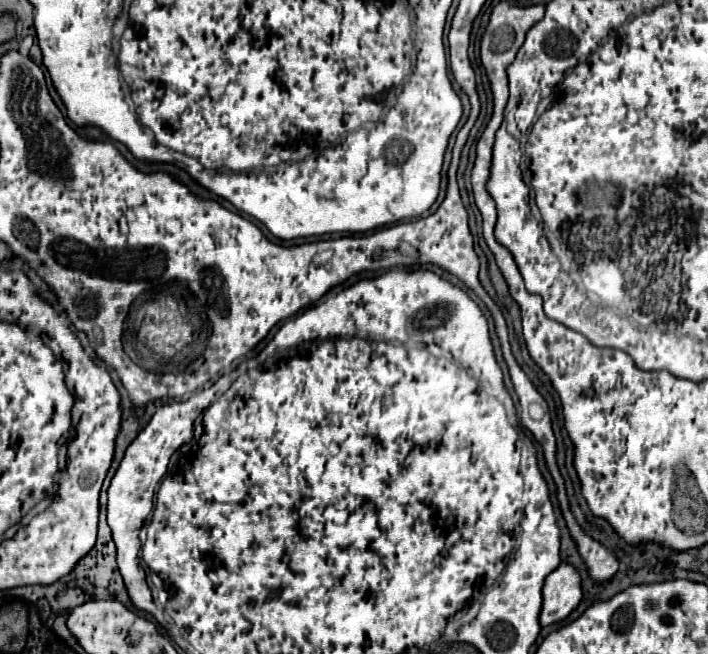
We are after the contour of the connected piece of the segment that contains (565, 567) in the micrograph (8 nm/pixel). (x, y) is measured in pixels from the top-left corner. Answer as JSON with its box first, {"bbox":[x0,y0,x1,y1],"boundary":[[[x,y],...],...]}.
{"bbox":[541,562,583,626],"boundary":[[[563,562],[549,578],[543,588],[543,610],[541,610],[541,626],[549,626],[553,622],[561,622],[567,618],[583,598],[581,574],[569,562]]]}

